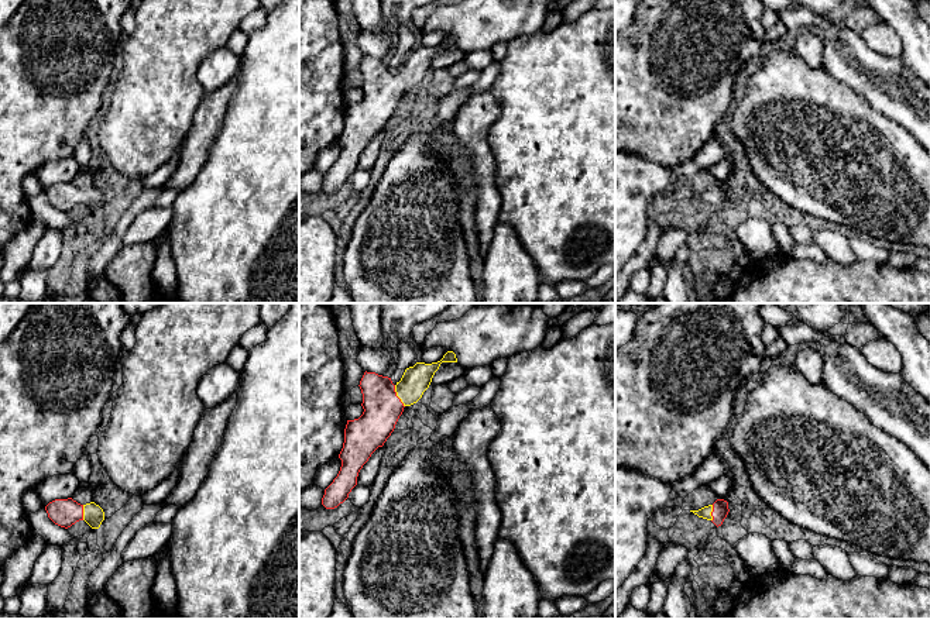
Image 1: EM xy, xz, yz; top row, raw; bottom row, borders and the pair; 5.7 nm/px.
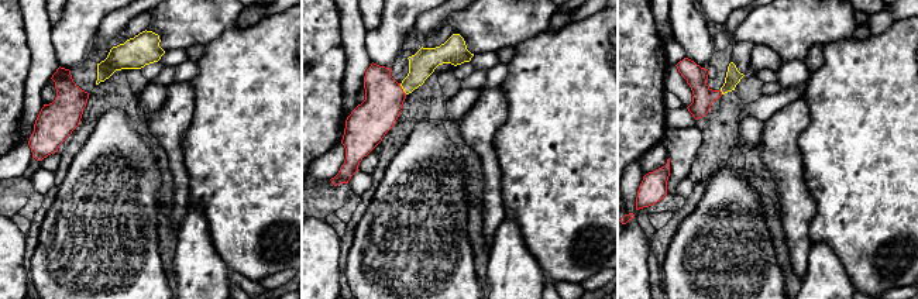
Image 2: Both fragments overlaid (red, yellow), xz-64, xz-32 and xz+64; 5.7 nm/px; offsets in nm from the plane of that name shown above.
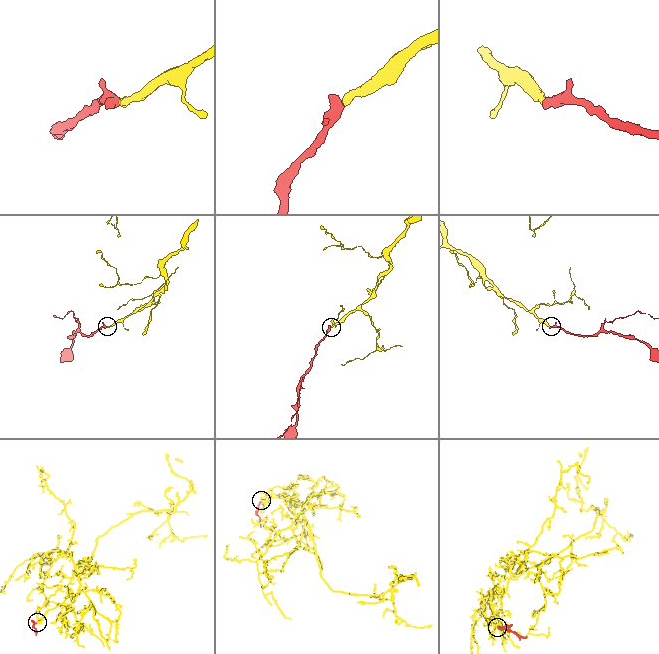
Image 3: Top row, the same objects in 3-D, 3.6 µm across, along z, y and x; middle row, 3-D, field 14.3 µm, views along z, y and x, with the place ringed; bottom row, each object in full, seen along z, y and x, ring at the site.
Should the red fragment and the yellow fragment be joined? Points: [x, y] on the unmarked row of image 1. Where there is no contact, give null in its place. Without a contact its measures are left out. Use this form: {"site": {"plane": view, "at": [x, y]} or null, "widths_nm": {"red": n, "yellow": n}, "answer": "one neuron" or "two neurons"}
{"site": {"plane": "xz", "at": [397, 81]}, "widths_nm": {"red": 220, "yellow": 160}, "answer": "one neuron"}

